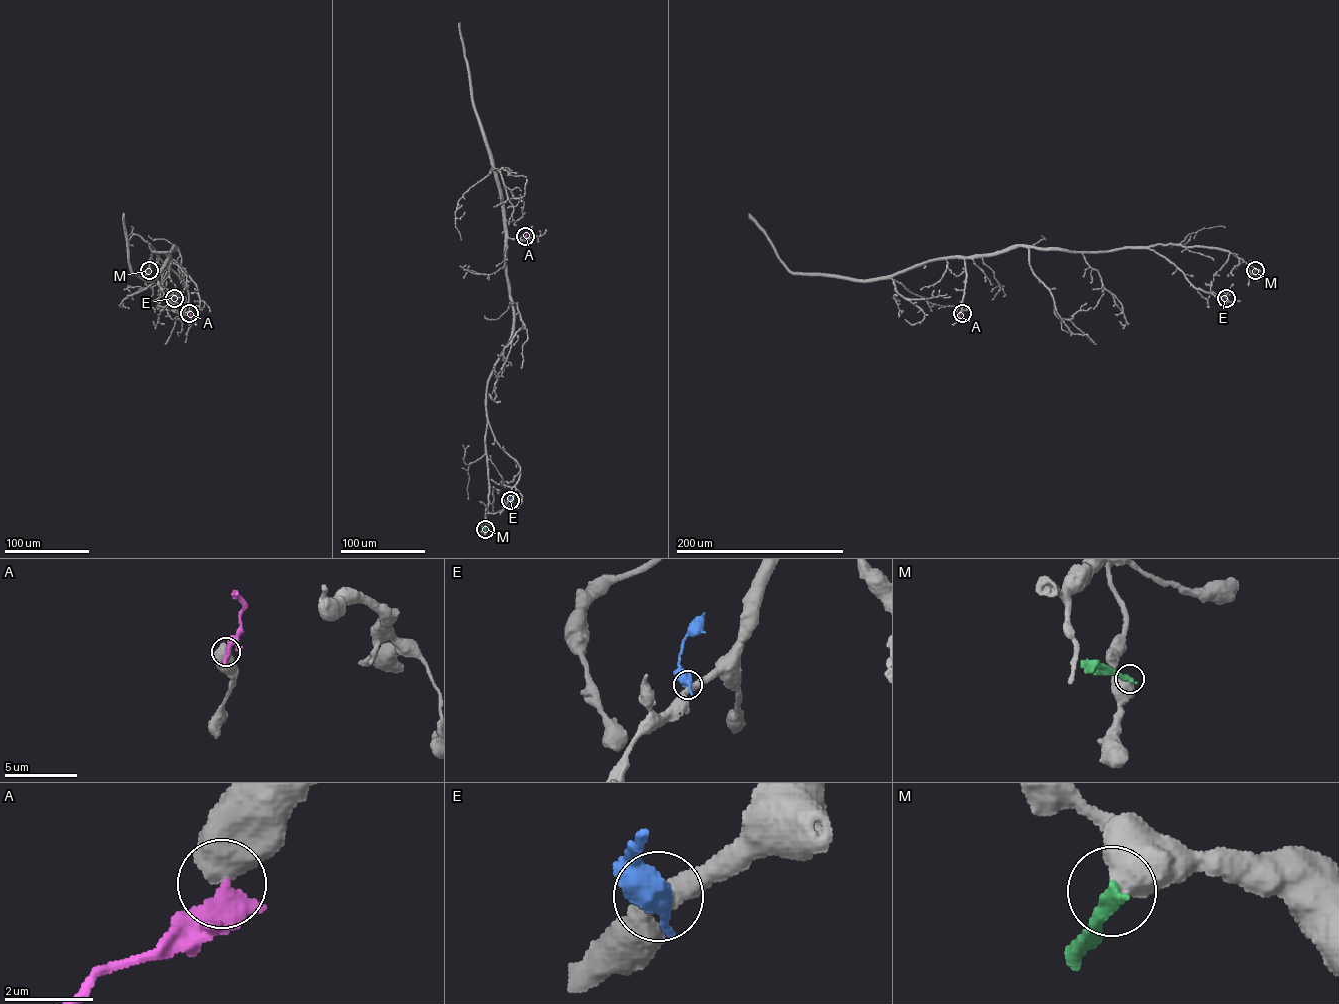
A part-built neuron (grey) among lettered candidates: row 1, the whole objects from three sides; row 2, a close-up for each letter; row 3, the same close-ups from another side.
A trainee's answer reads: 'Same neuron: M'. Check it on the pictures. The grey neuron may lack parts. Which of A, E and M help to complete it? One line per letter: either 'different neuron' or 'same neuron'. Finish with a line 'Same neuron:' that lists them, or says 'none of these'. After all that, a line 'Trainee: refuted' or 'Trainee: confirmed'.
A: different neuron
E: different neuron
M: different neuron
Same neuron: none of these
Trainee: refuted

